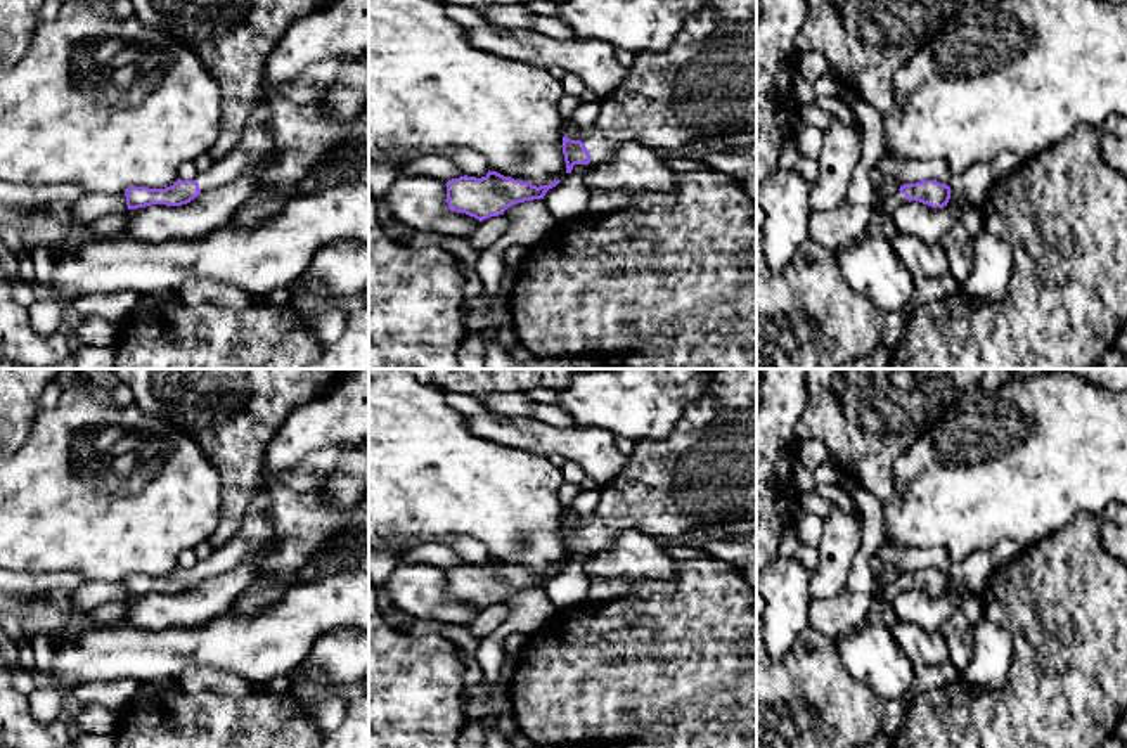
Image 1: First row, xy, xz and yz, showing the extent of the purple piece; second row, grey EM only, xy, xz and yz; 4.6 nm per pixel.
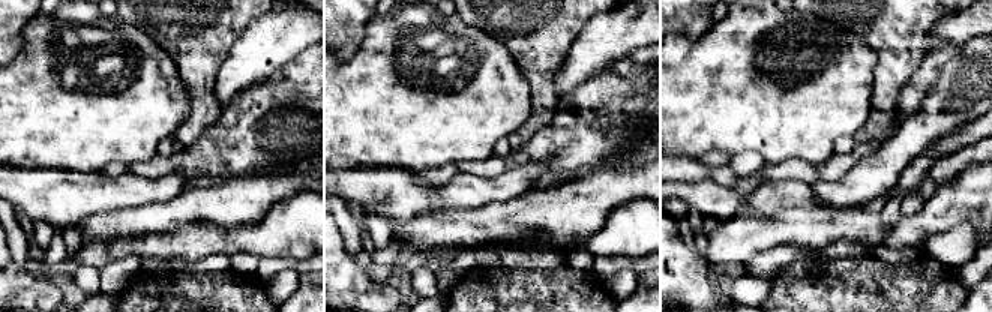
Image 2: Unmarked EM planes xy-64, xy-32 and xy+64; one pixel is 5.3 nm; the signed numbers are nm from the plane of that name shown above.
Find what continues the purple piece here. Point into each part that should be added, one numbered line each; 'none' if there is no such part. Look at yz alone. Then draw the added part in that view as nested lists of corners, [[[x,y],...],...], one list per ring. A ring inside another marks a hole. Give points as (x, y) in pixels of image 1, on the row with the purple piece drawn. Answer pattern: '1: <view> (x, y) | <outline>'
1: yz (892, 203) | [[[897,190],[893,196],[890,196],[885,201],[885,206],[883,206],[879,218],[888,218],[898,206],[905,204],[907,201],[909,199],[900,190]]]

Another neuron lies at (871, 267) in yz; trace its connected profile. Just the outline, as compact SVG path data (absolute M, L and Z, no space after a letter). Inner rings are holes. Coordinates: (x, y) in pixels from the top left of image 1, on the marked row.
M883 234L866 235L836 255L845 280L859 298L886 315L911 303L916 280Z

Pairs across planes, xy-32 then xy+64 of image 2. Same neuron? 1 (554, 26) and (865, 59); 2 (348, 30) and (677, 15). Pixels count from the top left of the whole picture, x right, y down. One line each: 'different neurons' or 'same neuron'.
1: different neurons
2: same neuron

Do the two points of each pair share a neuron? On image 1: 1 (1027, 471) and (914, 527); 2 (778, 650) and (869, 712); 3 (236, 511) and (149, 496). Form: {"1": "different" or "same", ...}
{"1": "same", "2": "different", "3": "different"}

